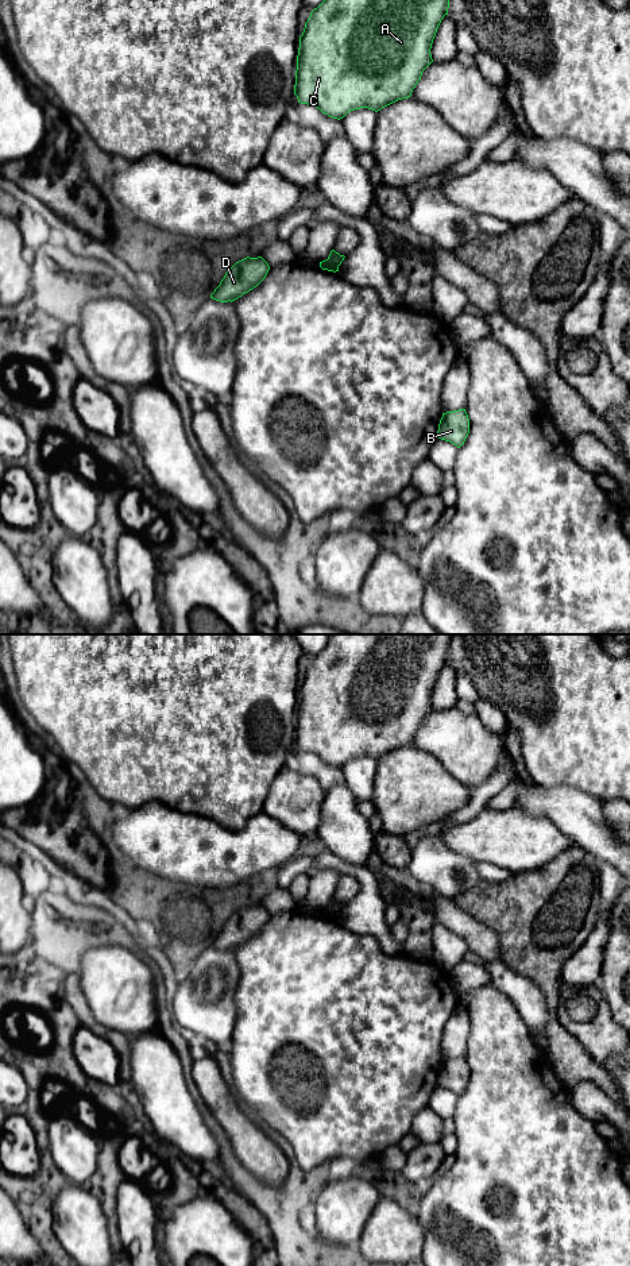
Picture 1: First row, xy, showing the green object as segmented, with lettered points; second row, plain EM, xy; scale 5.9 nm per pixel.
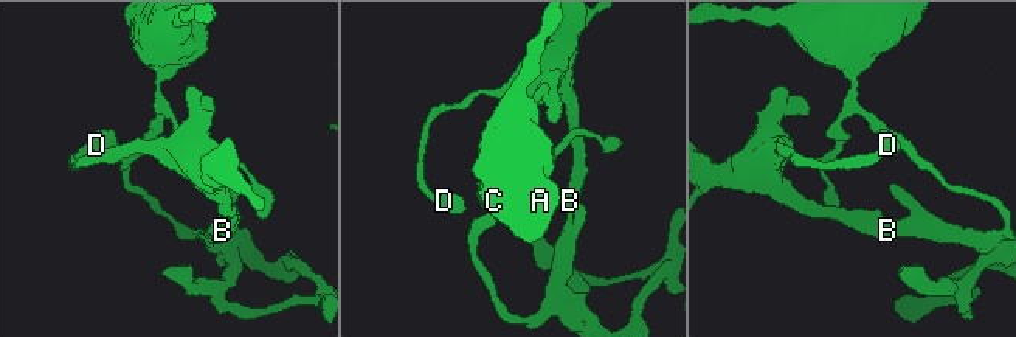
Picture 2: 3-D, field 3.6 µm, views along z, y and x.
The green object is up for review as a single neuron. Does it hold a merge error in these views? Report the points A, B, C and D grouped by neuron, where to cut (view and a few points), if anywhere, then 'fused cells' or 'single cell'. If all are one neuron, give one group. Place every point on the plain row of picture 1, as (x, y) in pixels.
groups A C / B D; cut xy (328, 906), (339, 913); fused cells

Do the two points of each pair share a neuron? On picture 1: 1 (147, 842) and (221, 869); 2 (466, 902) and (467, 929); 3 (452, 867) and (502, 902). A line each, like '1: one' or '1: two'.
1: one
2: two
3: two

